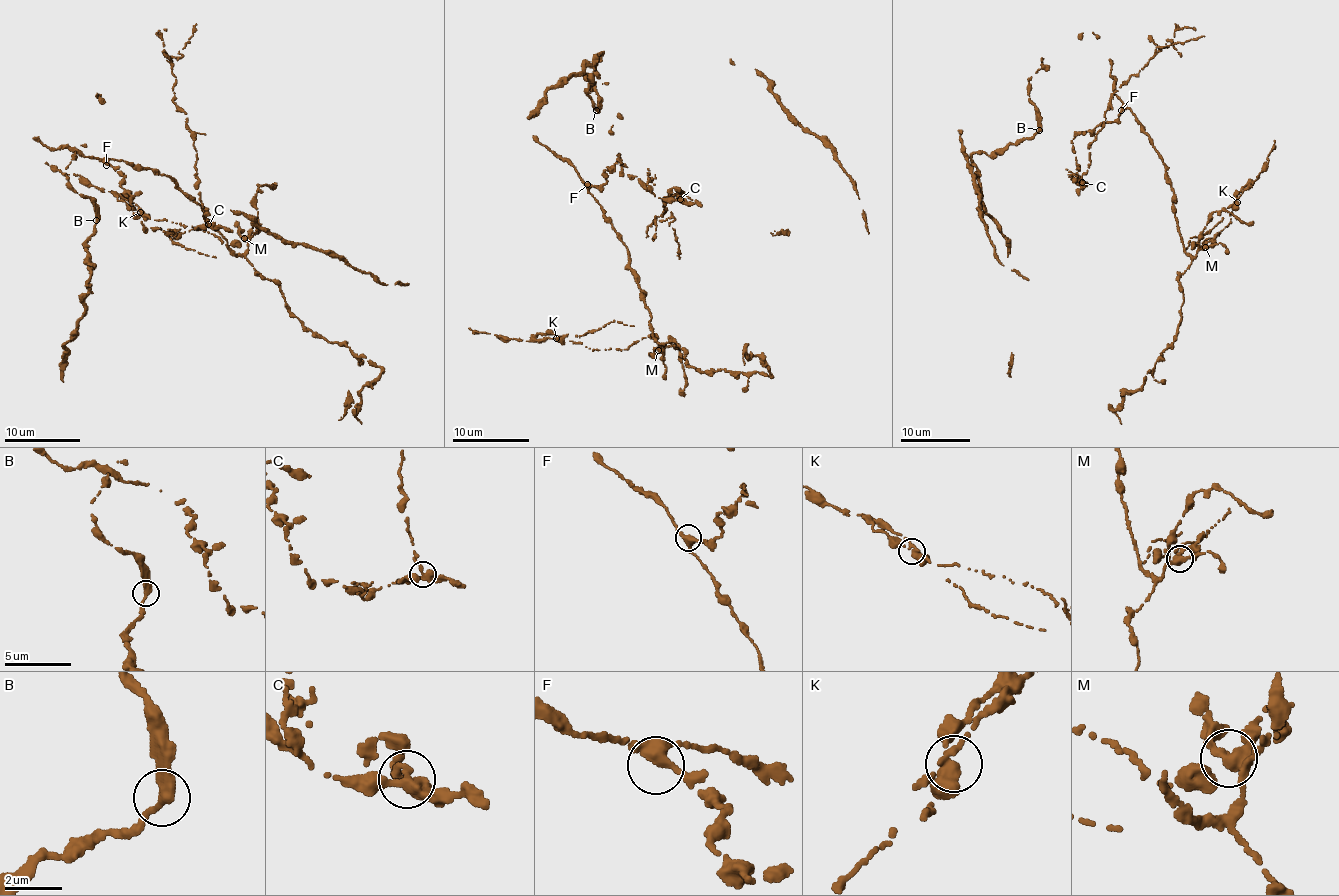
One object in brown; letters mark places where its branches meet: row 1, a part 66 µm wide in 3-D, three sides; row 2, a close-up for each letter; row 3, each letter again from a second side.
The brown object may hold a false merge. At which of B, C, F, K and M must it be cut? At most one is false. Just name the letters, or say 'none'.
C

